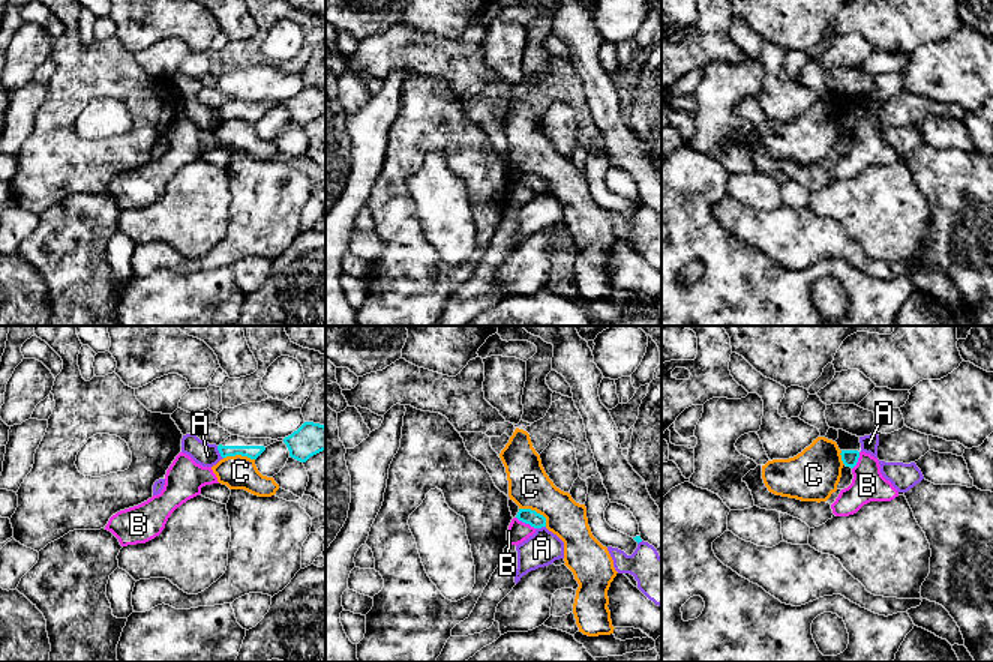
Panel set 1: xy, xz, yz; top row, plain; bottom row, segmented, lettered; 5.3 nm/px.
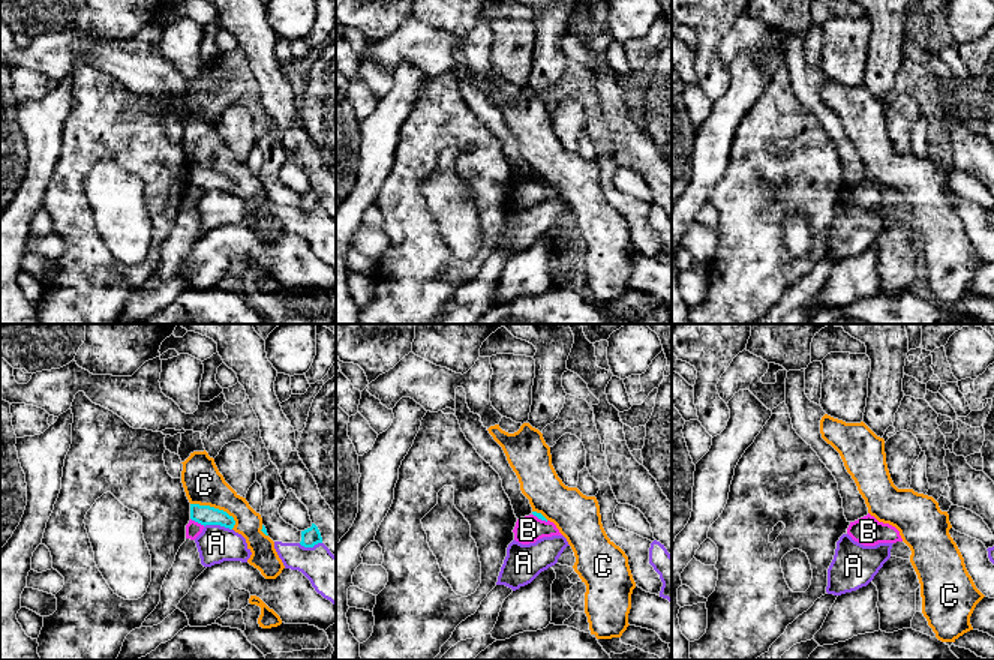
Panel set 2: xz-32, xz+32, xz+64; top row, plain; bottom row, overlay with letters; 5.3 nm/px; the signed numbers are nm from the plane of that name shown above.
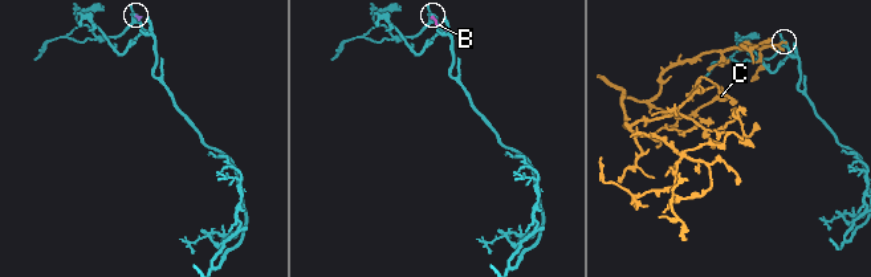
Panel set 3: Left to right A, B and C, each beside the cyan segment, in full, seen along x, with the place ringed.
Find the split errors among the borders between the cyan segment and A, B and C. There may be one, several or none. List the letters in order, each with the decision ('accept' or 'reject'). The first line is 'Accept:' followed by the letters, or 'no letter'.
Accept: no letter
A: reject
B: reject
C: reject

